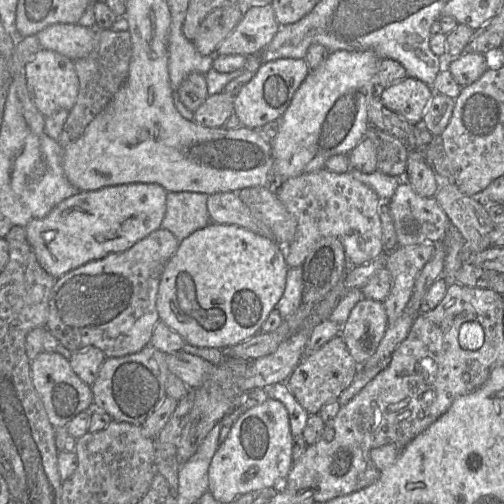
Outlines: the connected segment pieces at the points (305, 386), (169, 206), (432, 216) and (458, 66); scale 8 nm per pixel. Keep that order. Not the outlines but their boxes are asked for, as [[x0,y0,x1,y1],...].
[[286,334,359,414],[161,191,208,240],[388,178,451,246],[445,51,488,88]]

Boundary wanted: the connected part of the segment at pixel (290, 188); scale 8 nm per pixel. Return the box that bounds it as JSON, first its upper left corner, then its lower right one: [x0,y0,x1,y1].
[272,168,385,270]

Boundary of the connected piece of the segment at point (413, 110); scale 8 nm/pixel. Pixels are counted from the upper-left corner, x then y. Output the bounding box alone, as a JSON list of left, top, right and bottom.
[379,77,433,125]

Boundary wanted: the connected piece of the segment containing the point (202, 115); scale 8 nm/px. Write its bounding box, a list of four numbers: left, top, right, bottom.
[194,92,234,128]

